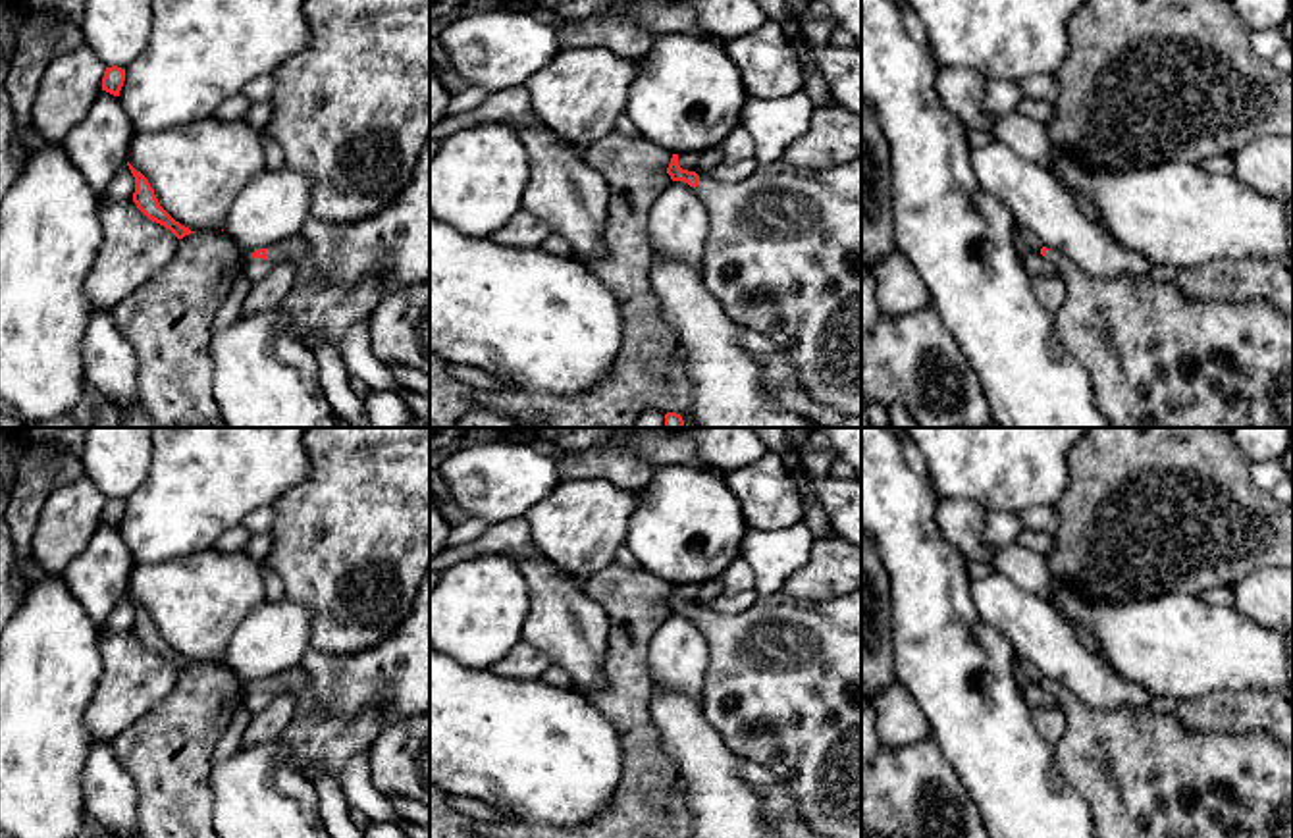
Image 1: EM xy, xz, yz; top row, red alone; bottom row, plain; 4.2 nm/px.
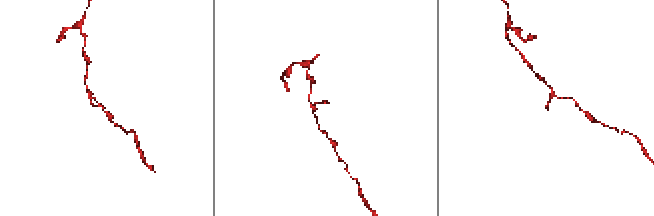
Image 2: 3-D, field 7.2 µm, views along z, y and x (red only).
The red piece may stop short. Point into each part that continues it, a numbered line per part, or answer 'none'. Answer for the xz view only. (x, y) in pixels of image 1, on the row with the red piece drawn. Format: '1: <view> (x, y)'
1: xz (783, 253)

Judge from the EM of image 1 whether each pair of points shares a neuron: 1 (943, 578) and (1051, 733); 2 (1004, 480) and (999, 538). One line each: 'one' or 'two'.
1: two
2: two

